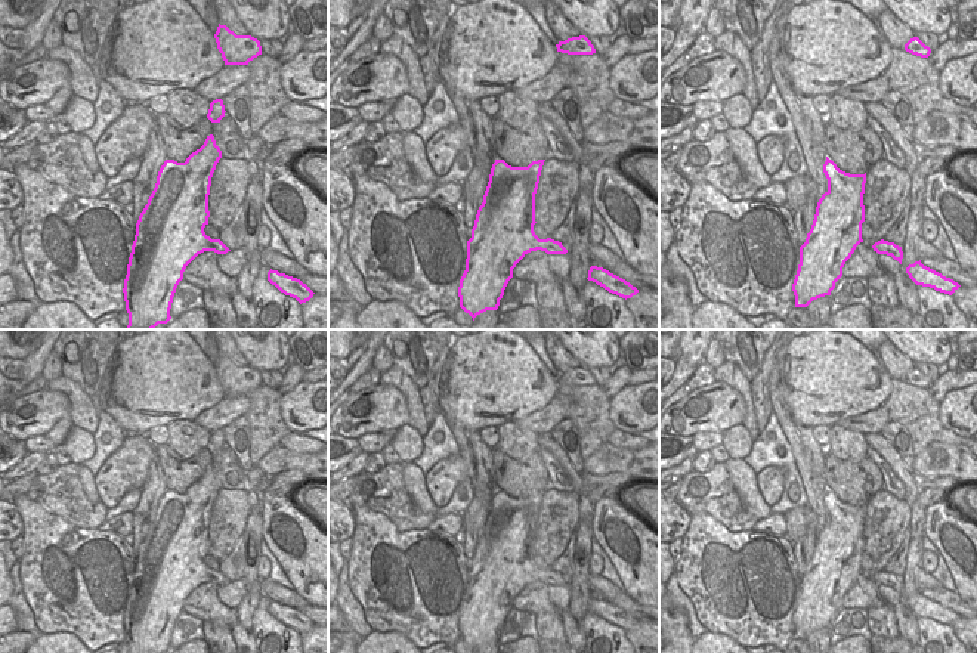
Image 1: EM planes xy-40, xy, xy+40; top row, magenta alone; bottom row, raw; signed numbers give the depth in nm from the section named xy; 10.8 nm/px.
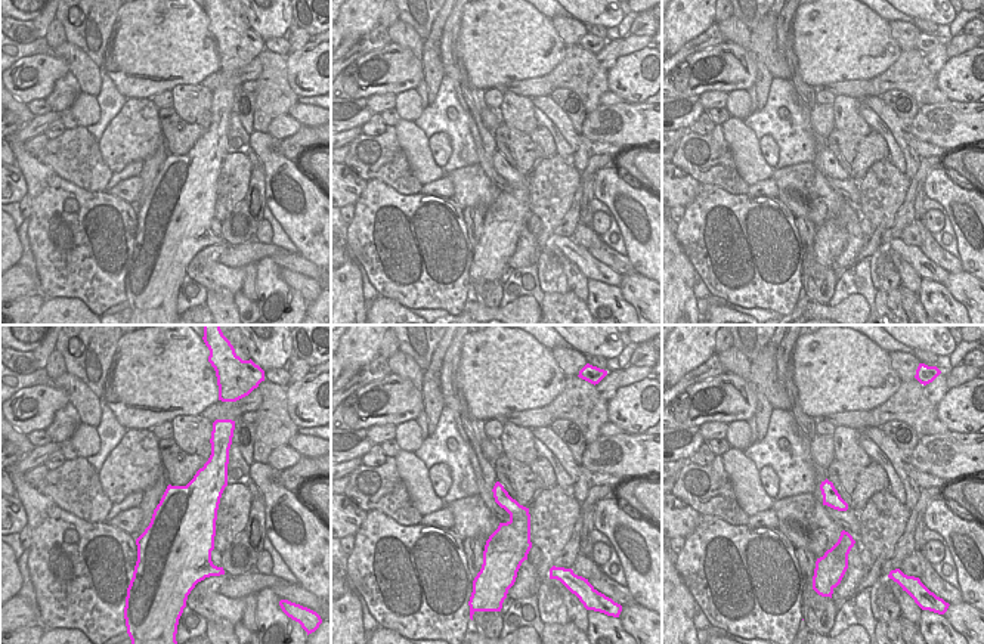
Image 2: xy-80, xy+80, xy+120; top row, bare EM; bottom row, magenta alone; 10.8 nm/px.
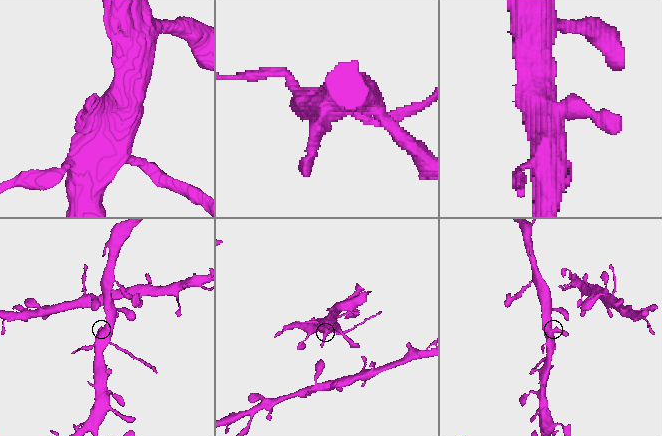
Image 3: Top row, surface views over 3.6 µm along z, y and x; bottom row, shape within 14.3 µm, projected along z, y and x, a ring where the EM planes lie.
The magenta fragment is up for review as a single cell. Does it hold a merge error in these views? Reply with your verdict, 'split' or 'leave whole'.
split

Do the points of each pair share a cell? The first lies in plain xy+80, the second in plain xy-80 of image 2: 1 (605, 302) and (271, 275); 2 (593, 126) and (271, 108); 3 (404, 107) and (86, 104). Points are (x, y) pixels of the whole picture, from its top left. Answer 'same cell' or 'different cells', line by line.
1: same cell
2: different cells
3: same cell

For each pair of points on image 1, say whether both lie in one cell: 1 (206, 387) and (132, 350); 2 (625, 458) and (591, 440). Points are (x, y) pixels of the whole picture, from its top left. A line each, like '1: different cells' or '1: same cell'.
1: same cell
2: different cells

